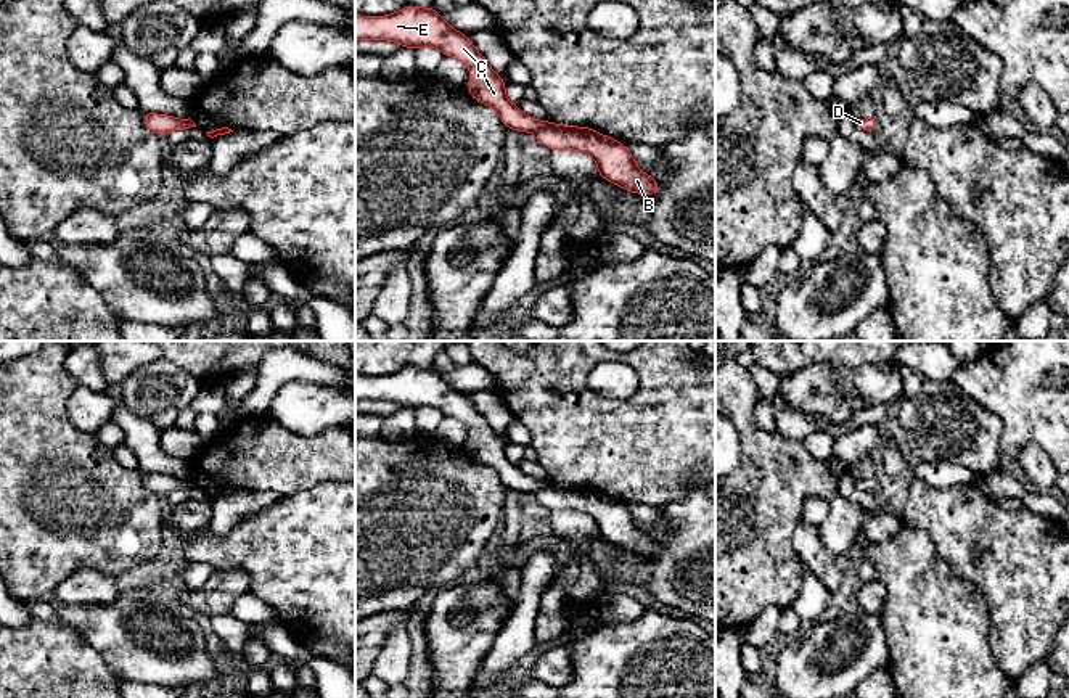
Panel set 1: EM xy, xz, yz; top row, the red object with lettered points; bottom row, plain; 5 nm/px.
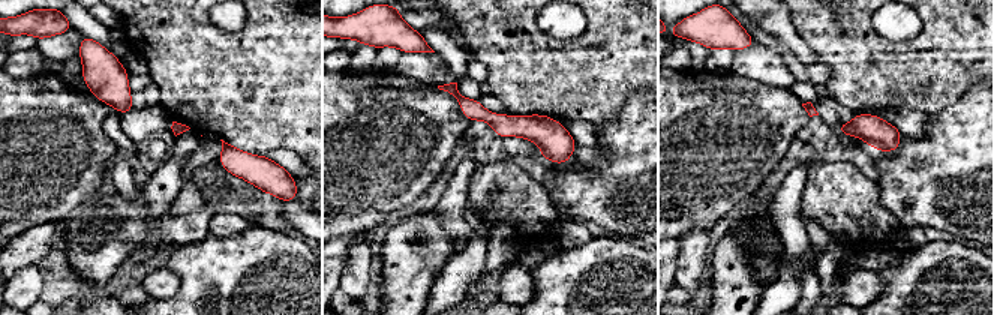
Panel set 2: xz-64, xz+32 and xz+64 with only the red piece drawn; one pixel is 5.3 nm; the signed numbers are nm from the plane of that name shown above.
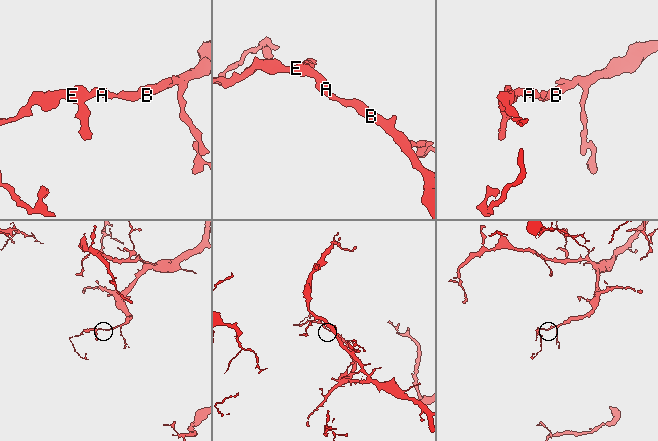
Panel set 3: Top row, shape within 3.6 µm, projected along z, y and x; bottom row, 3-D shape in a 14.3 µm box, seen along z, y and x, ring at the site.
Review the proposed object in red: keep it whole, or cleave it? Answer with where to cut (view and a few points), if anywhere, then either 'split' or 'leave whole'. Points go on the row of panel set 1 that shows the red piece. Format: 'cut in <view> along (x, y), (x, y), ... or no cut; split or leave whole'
no cut; leave whole

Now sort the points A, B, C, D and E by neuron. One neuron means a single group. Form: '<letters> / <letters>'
A B C D E

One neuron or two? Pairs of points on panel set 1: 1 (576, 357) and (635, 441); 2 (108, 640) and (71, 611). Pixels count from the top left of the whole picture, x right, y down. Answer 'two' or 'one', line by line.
1: one
2: one

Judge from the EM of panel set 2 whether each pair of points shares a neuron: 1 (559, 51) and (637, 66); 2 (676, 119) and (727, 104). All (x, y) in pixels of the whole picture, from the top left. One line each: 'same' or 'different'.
1: same
2: same

